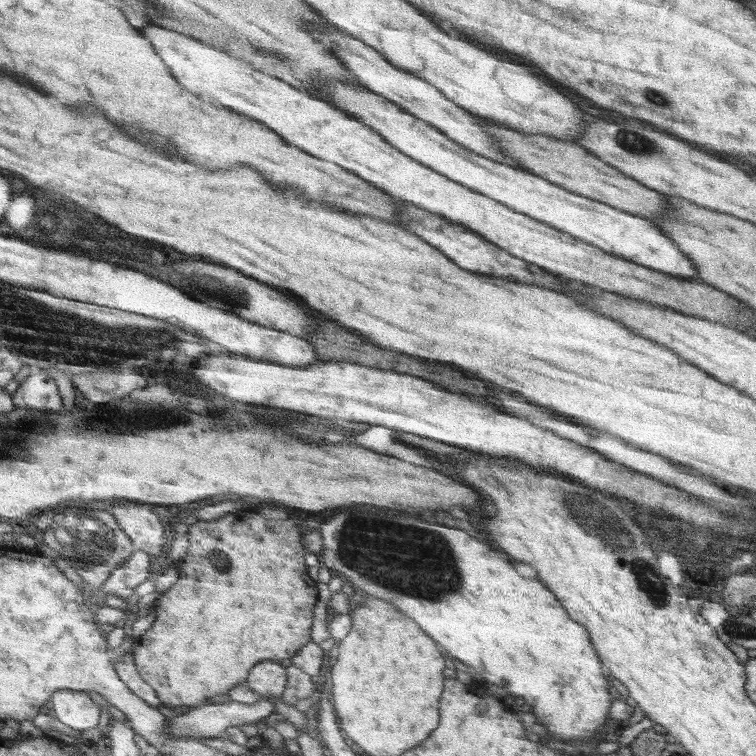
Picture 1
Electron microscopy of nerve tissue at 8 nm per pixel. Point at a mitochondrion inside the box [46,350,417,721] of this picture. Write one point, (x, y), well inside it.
(92, 546)

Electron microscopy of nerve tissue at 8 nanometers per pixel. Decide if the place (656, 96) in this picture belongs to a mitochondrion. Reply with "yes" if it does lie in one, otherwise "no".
yes

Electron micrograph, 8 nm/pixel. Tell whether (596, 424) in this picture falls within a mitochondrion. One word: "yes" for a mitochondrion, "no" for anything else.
no

